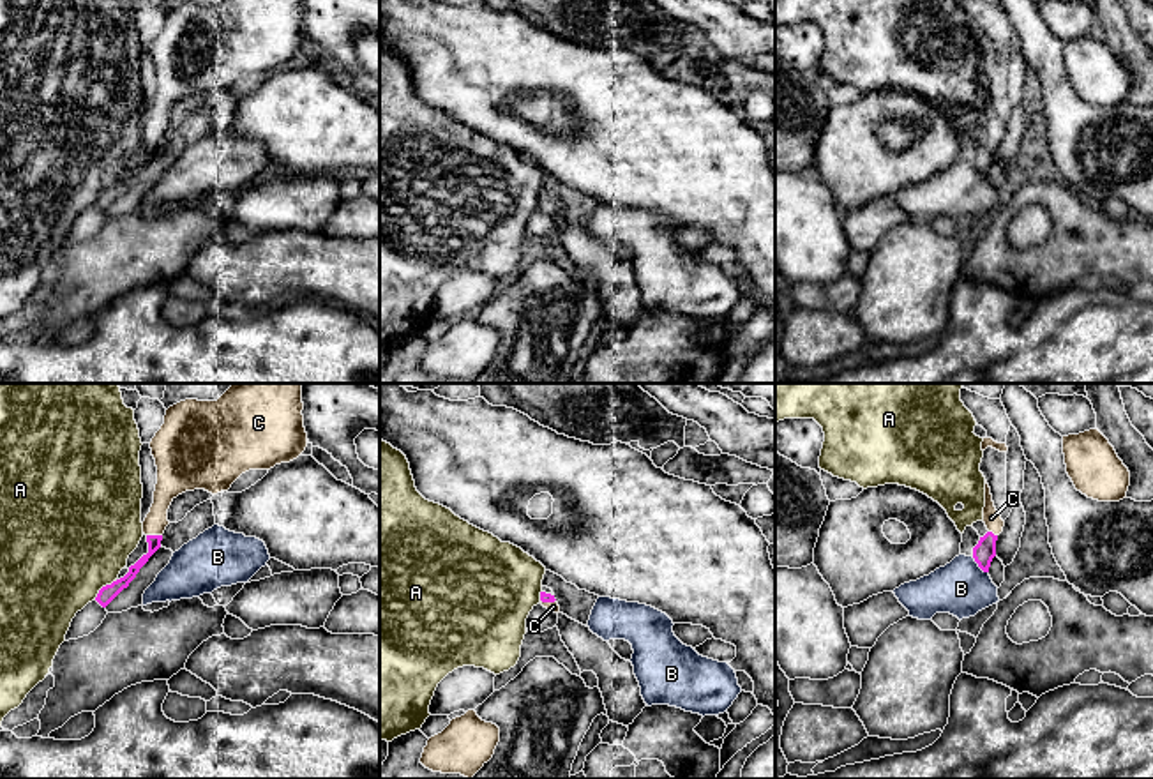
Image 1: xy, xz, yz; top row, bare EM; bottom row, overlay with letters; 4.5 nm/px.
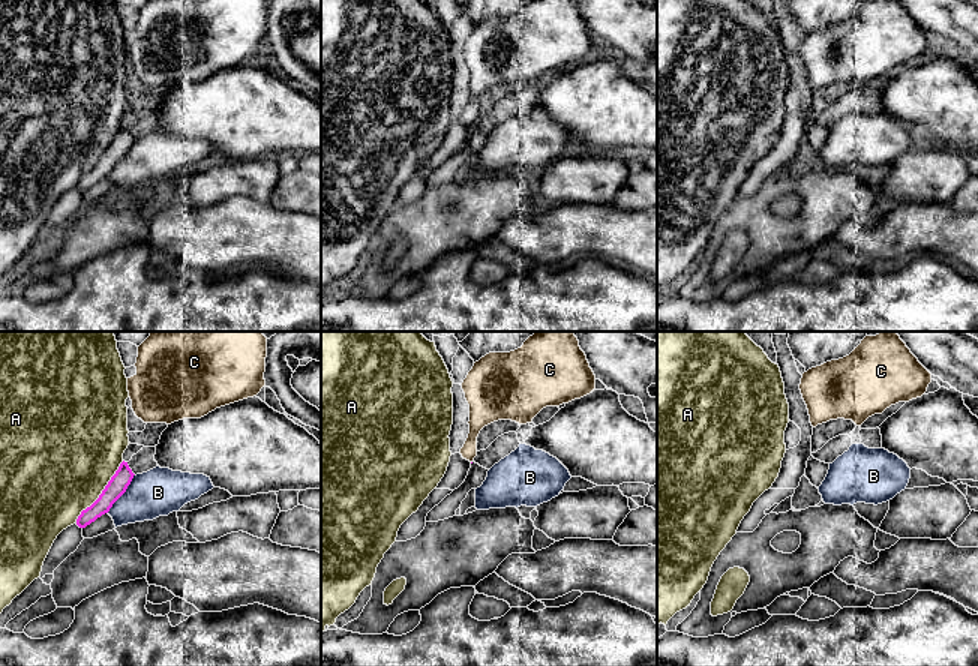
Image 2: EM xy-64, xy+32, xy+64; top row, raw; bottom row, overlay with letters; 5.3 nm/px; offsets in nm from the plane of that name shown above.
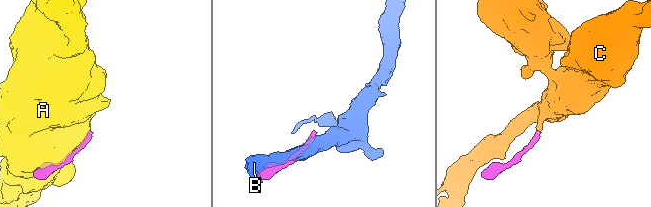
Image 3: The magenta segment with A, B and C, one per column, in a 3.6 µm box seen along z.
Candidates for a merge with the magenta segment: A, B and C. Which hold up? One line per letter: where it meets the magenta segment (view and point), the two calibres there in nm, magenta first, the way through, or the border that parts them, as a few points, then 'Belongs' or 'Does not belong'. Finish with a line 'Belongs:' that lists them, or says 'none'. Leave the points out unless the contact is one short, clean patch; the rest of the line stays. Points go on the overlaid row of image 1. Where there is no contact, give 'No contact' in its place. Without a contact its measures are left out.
A: Touches magenta at xy (103, 587). Thickness 80 nm (magenta) against 500 nm. Does not belong
B: Touches magenta at yz (979, 566). Thickness 100 nm (magenta) against 260 nm. Does not belong
C: Touches magenta at xy (154, 536). Thickness 60 nm (magenta) against 120 nm. Path across: xy (154, 541), (154, 536), (158, 511), (170, 484). Belongs
Belongs: C

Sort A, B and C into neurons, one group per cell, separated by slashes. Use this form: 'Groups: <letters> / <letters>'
Groups: A / B / C

